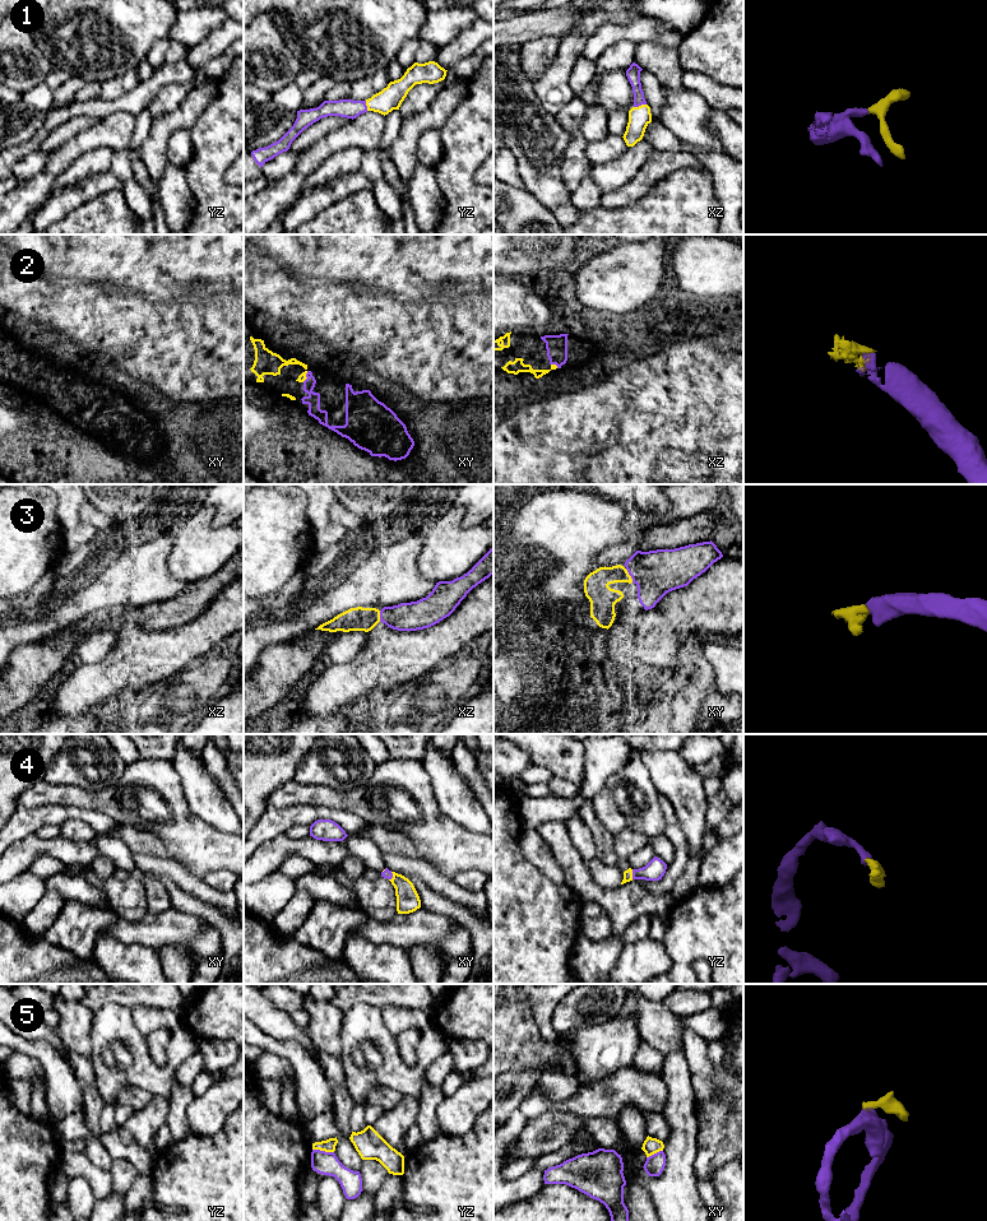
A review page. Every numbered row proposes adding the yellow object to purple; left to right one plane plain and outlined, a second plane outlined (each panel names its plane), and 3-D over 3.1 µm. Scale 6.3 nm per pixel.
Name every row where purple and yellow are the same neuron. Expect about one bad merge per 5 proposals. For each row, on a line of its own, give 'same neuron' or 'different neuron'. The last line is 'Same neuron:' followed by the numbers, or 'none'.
1: same neuron
2: same neuron
3: same neuron
4: same neuron
5: different neuron
Same neuron: 1, 2, 3, 4

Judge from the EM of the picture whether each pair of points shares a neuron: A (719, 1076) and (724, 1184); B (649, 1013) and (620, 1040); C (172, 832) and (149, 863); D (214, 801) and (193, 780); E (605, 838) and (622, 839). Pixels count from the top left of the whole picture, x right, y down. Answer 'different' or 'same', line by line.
A: different
B: different
C: different
D: same
E: different

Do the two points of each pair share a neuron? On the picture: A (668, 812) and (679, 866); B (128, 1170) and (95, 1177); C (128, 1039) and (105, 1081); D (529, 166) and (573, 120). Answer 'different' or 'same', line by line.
A: same
B: same
C: same
D: different

